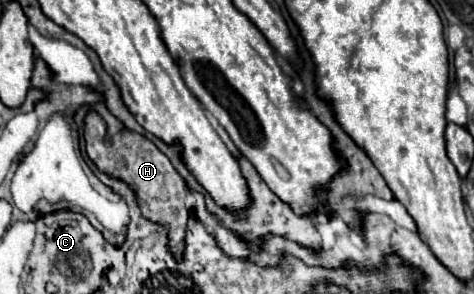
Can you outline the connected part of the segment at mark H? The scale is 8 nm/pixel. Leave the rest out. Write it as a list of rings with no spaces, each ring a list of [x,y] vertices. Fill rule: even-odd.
[[[97,115],[87,117],[85,125],[85,141],[87,141],[87,155],[97,163],[97,167],[113,177],[127,181],[135,193],[141,207],[141,213],[161,225],[169,227],[169,247],[175,257],[181,257],[183,251],[183,235],[189,219],[189,211],[185,207],[185,181],[171,165],[169,157],[163,155],[149,139],[139,137],[137,133],[123,129],[111,141],[105,141],[105,123]]]

